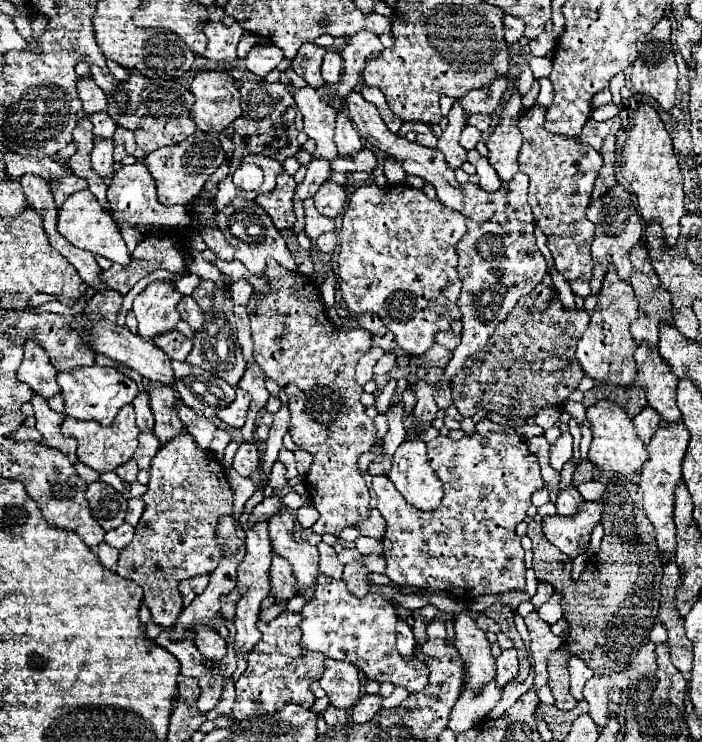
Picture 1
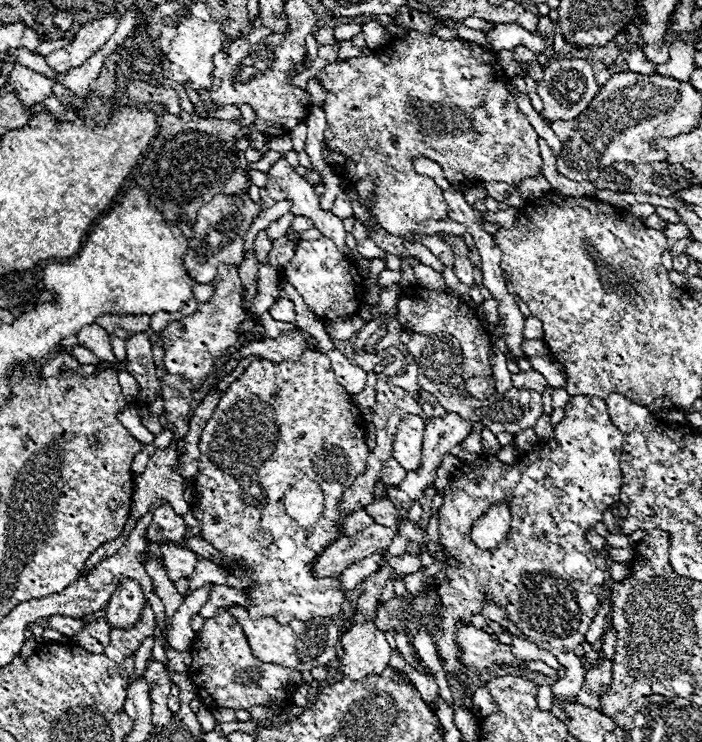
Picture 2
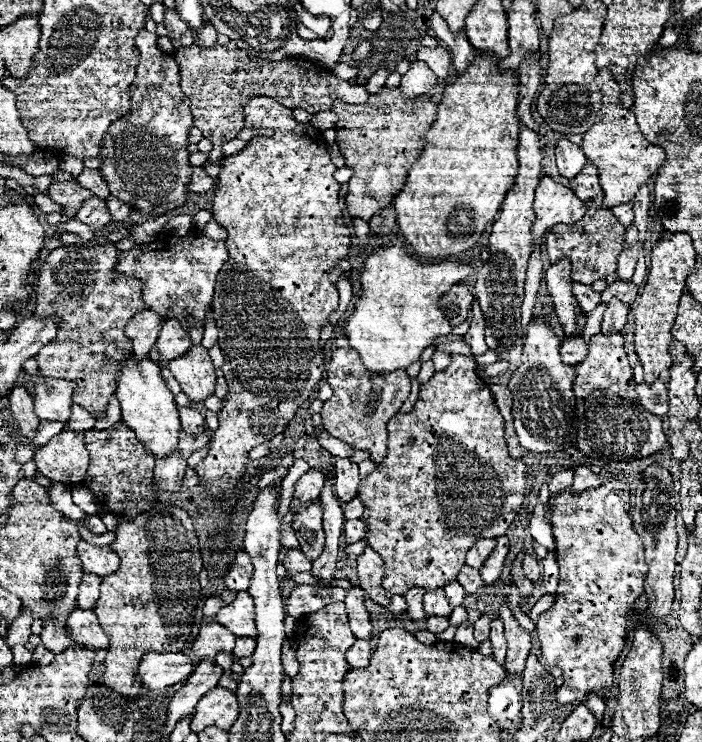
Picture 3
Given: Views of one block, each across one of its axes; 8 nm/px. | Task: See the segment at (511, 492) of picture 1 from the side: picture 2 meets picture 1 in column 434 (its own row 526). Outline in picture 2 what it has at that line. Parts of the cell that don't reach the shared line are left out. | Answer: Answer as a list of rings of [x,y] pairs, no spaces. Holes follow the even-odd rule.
[[[572,396],[570,402],[566,404],[566,416],[564,416],[562,422],[554,428],[554,438],[552,438],[552,440],[539,441],[539,443],[546,443],[546,446],[544,446],[544,454],[542,454],[542,456],[538,454],[543,453],[543,444],[539,444],[537,445],[539,449],[534,449],[532,454],[522,457],[523,463],[529,466],[520,464],[518,460],[516,460],[514,464],[504,464],[504,462],[500,462],[496,456],[482,455],[473,462],[463,464],[460,470],[459,467],[456,469],[450,486],[444,490],[444,502],[442,502],[440,512],[438,512],[438,522],[440,522],[438,528],[440,528],[440,544],[442,544],[444,550],[458,562],[458,566],[454,568],[454,566],[446,564],[448,582],[444,582],[444,584],[434,584],[436,594],[438,594],[438,600],[440,600],[438,612],[440,612],[440,618],[442,618],[442,630],[438,630],[438,632],[434,634],[434,646],[436,646],[436,654],[438,654],[440,662],[442,662],[442,670],[444,670],[448,676],[452,676],[454,680],[460,680],[462,676],[468,676],[468,674],[470,674],[470,672],[468,672],[468,666],[464,666],[462,660],[458,658],[458,656],[460,656],[460,648],[458,648],[458,644],[456,644],[456,640],[454,640],[454,638],[456,638],[456,632],[458,632],[456,622],[460,620],[462,624],[468,624],[468,626],[470,626],[472,614],[478,614],[478,612],[480,612],[480,608],[484,606],[484,600],[486,600],[486,598],[492,598],[496,604],[500,604],[500,606],[506,610],[506,616],[510,618],[510,622],[522,630],[522,634],[526,636],[528,642],[536,644],[536,646],[542,648],[542,650],[552,652],[552,654],[554,654],[558,660],[562,660],[562,664],[566,664],[566,666],[582,666],[580,658],[574,656],[574,646],[584,642],[586,630],[588,630],[588,626],[592,624],[592,620],[594,620],[594,616],[596,616],[596,610],[598,610],[598,604],[600,604],[600,602],[598,602],[598,588],[604,584],[604,576],[606,576],[606,570],[608,570],[608,566],[606,566],[606,562],[604,562],[604,554],[598,554],[598,552],[592,550],[592,546],[588,544],[588,540],[586,540],[586,530],[588,530],[588,528],[594,528],[594,524],[602,520],[602,512],[604,512],[608,506],[612,506],[612,504],[618,502],[618,494],[620,494],[620,486],[622,486],[622,472],[620,472],[620,450],[622,450],[622,440],[624,440],[624,438],[622,438],[620,430],[610,422],[610,416],[608,416],[606,402],[604,402],[604,400],[600,400],[600,398],[590,398],[590,396]],[[498,502],[504,502],[504,504],[510,508],[510,514],[512,514],[512,522],[510,522],[508,536],[504,538],[504,542],[502,542],[496,550],[480,550],[480,548],[472,542],[472,538],[470,538],[472,524],[474,524],[482,514],[486,514],[488,508],[490,508],[492,504],[498,504]]]

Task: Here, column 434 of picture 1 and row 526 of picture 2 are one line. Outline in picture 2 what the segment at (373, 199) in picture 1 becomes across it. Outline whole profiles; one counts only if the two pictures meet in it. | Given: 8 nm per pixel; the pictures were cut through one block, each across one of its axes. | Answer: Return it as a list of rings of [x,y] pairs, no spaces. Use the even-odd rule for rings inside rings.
[[[306,350],[302,352],[298,361],[273,363],[269,360],[252,362],[246,372],[228,386],[228,390],[222,394],[216,410],[212,412],[212,418],[206,422],[198,448],[200,448],[200,462],[198,463],[198,476],[194,479],[194,492],[196,492],[196,502],[194,502],[194,516],[200,524],[200,536],[206,538],[216,550],[222,550],[228,558],[242,558],[244,562],[250,562],[252,570],[246,574],[236,574],[236,576],[248,576],[254,578],[260,588],[248,590],[252,596],[252,606],[248,608],[252,614],[270,614],[278,618],[278,622],[290,622],[290,620],[310,620],[310,618],[330,618],[336,616],[342,610],[344,594],[338,590],[338,576],[334,574],[332,578],[312,578],[310,574],[310,562],[314,560],[314,554],[320,554],[330,542],[338,538],[336,524],[338,524],[338,510],[336,502],[342,496],[342,492],[354,484],[358,474],[366,472],[366,458],[368,458],[368,448],[364,444],[366,440],[366,420],[362,412],[356,408],[352,402],[352,396],[336,382],[334,378],[334,368],[330,366],[330,360],[326,354]]]

